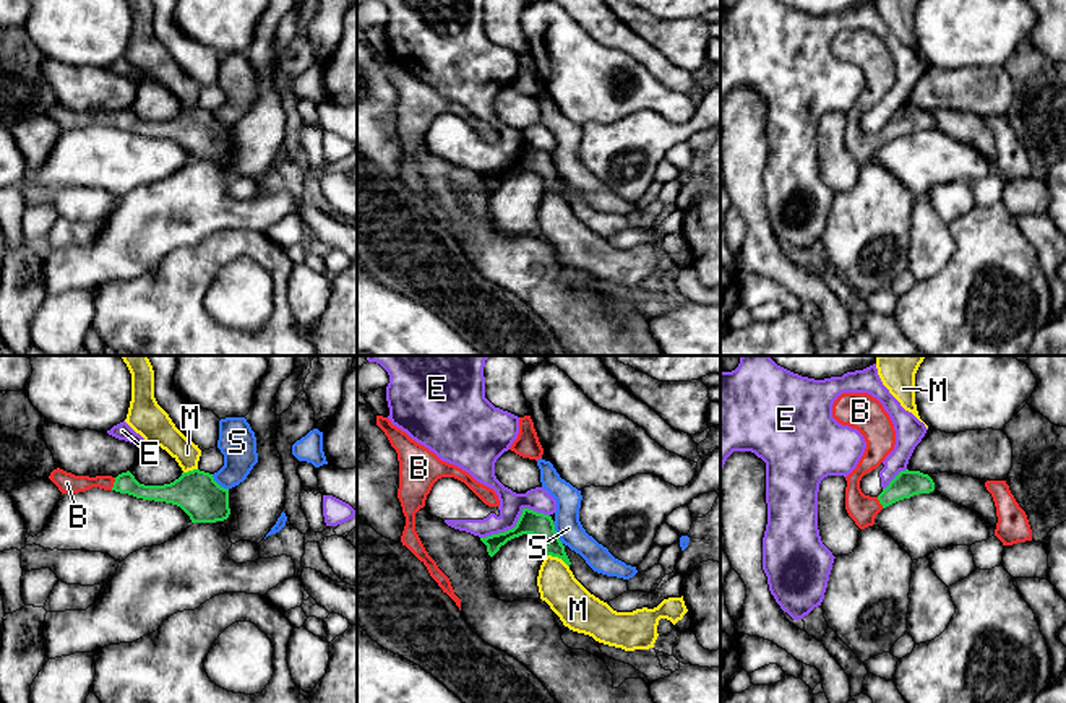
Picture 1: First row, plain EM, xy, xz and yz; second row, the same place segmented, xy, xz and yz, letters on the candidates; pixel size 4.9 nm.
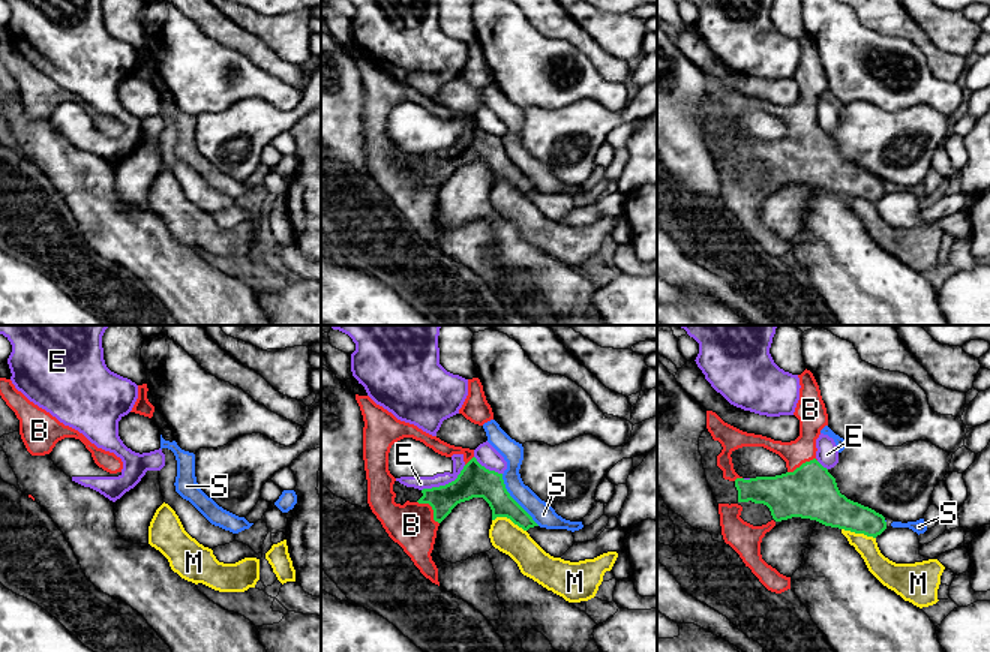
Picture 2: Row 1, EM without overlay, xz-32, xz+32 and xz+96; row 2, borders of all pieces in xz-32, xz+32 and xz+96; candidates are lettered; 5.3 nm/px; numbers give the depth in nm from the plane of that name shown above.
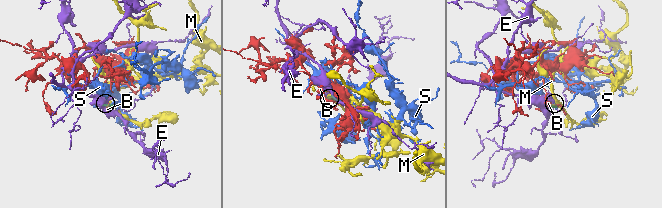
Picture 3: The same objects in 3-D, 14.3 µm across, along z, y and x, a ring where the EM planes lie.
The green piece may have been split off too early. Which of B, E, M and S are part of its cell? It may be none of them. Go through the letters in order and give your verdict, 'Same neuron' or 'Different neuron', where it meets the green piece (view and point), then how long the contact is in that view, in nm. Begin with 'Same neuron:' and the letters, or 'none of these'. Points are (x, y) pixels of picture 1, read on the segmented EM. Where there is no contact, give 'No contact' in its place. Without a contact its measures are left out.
Same neuron: B
B: Same neuron. Touches green at xy (114, 484). Shared border 70 nm
E: Different neuron. Touches green at xz (518, 521). Shared border 360 nm
M: Different neuron. Touches green at xz (558, 557). Shared border 130 nm
S: Different neuron. Touches green at xz (555, 533). Shared border 130 nm

